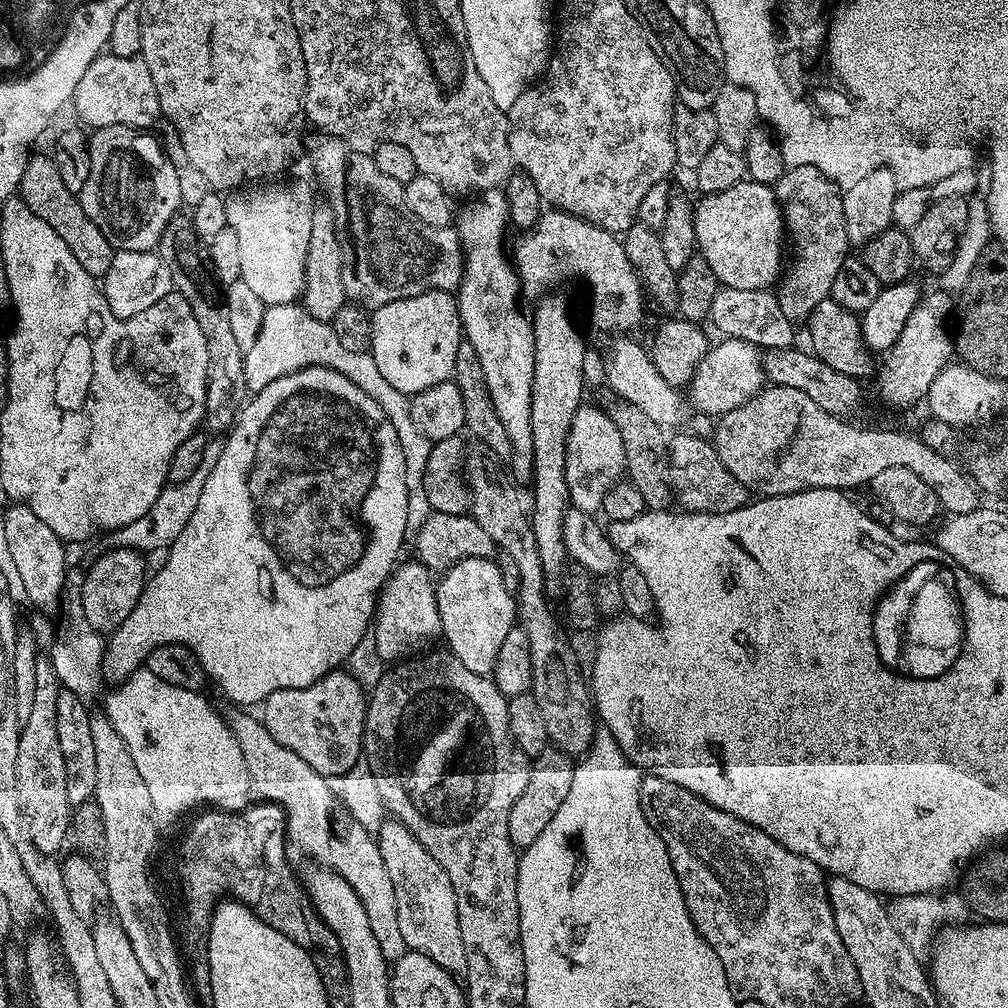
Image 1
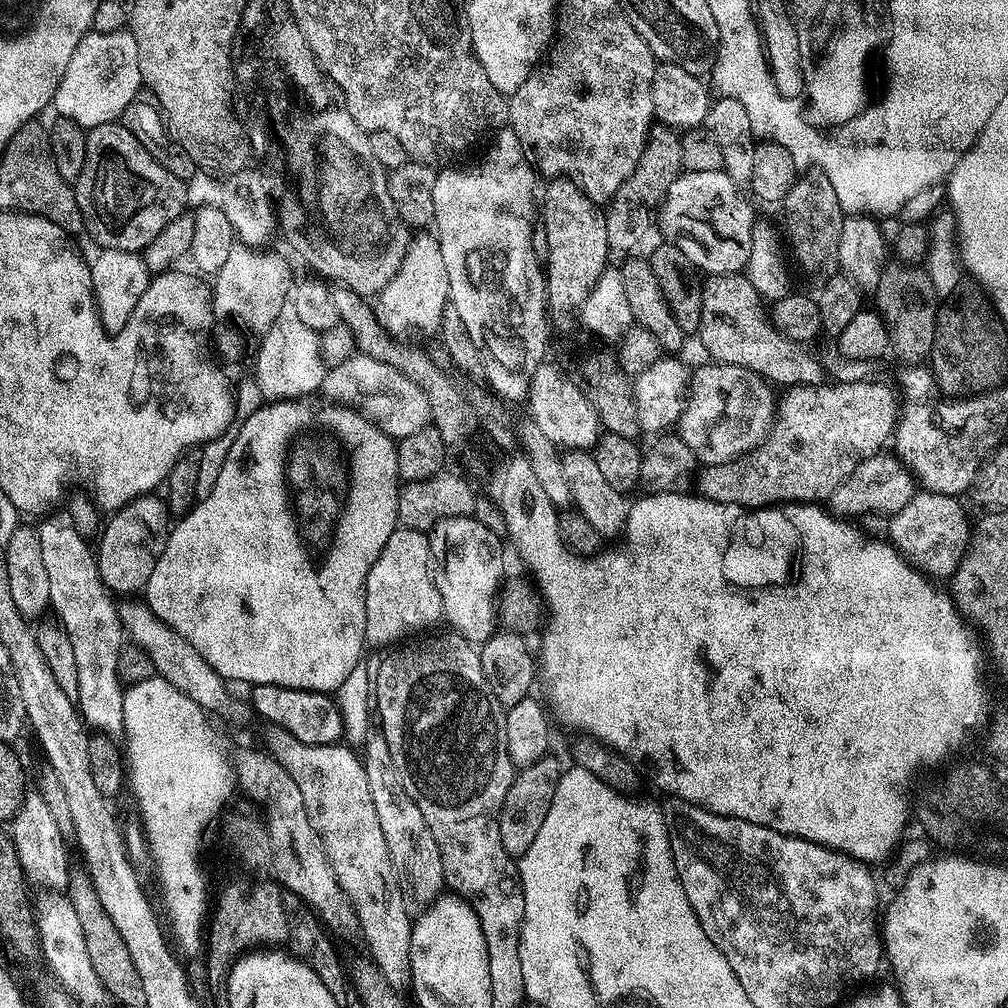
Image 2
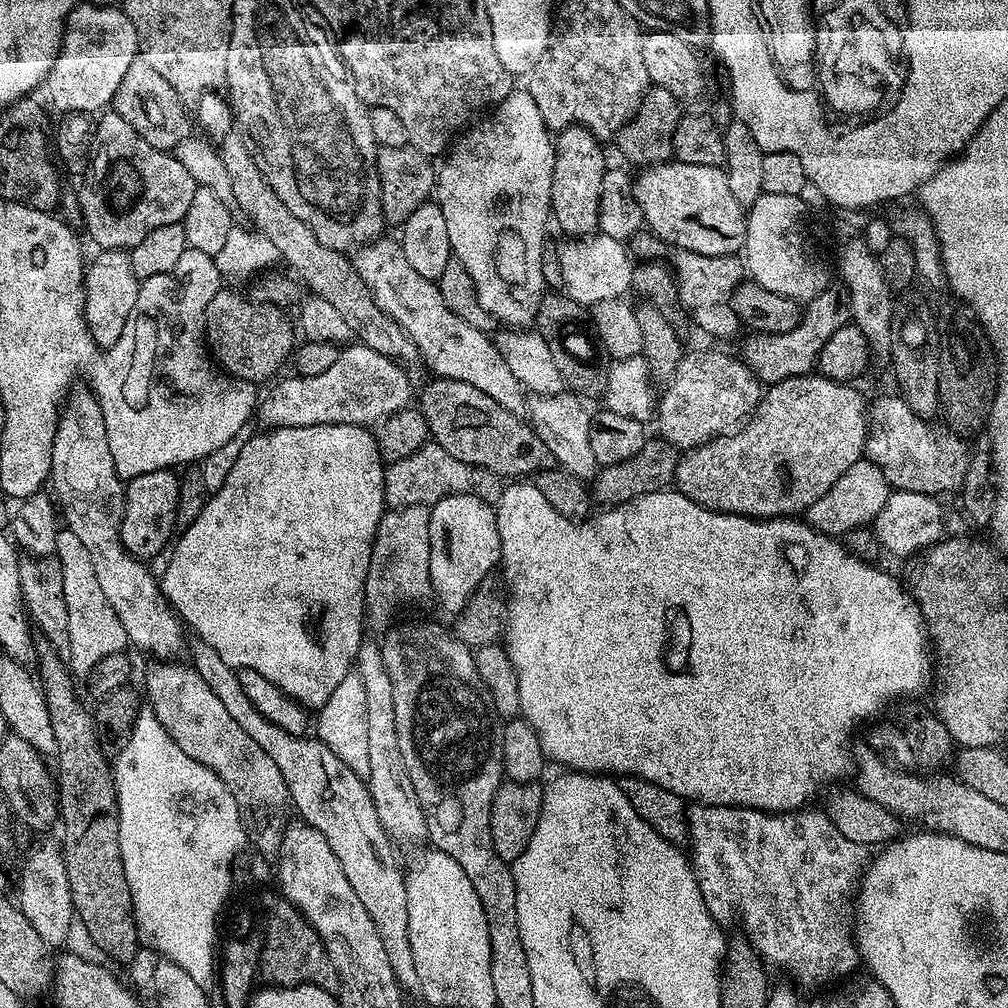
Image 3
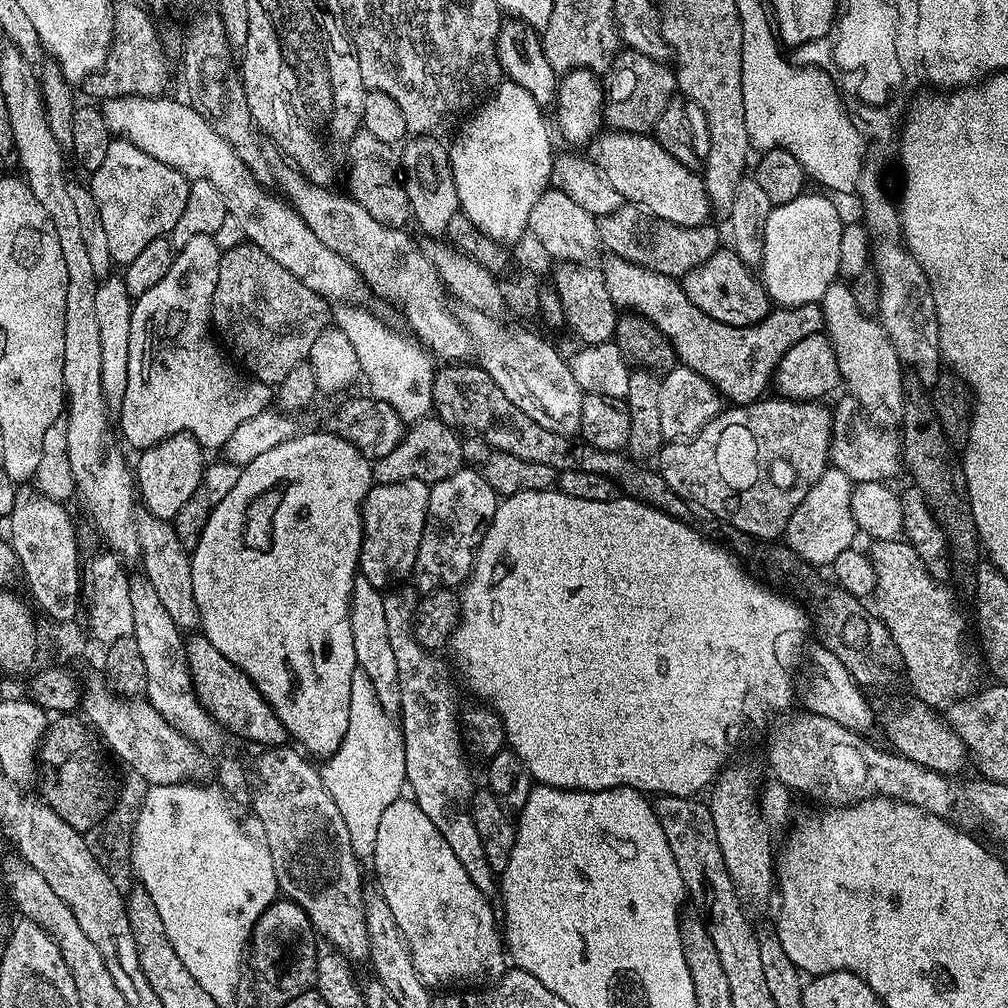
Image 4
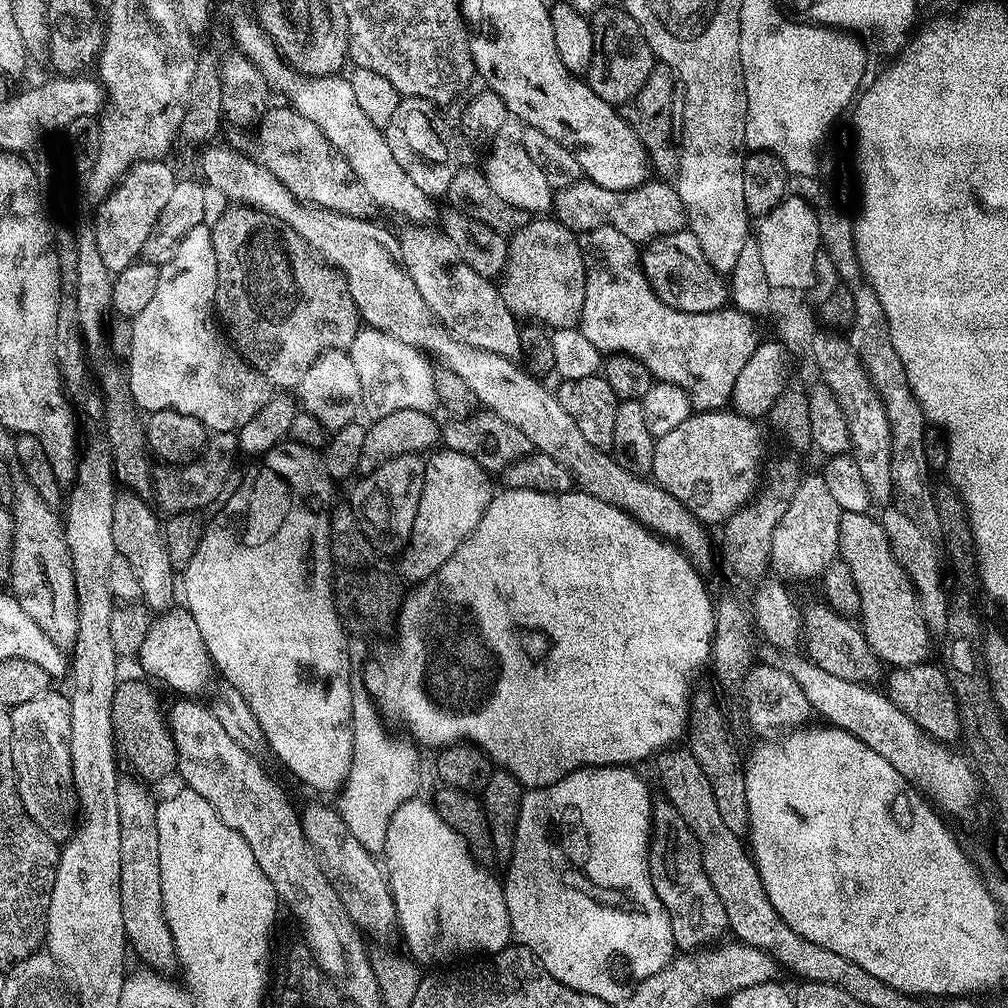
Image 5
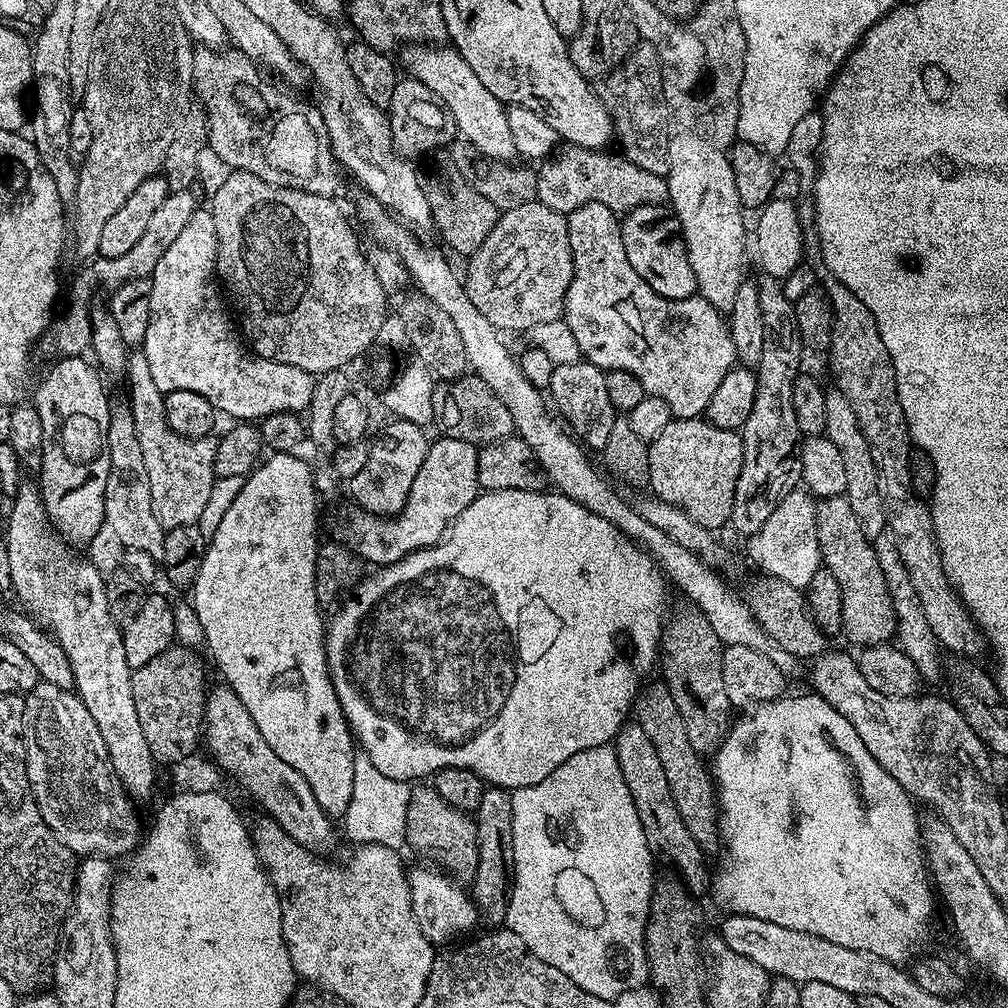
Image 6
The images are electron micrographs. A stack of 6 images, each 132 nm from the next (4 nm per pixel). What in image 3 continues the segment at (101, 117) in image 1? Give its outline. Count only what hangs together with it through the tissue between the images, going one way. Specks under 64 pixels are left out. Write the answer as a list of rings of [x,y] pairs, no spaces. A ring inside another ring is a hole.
[[[81,2],[68,16],[64,43],[46,81],[48,96],[60,114],[100,114],[111,105],[132,64],[137,63],[140,43],[134,22],[119,7],[103,8]]]

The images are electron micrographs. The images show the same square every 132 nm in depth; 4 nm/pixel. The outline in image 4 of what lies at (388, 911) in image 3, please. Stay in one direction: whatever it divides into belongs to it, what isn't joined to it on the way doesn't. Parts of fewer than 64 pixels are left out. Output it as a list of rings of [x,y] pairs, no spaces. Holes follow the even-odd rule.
[[[147,514],[137,515],[138,542],[140,543],[139,563],[144,564],[142,575],[154,586],[162,606],[174,618],[174,626],[182,630],[200,628],[200,611],[194,602],[194,578],[192,577],[192,561],[189,553],[178,542],[178,534],[167,520],[156,520]]]

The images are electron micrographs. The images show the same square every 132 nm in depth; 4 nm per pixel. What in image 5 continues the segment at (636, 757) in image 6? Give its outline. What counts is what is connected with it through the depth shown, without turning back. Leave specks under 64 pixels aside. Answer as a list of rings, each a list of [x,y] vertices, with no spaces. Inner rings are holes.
[[[665,798],[652,802],[652,834],[648,841],[648,869],[658,894],[658,902],[670,918],[670,930],[674,930],[674,942],[684,954],[707,949],[715,945],[720,935],[729,931],[726,909],[714,886],[710,884],[700,857],[700,845],[678,810]]]

